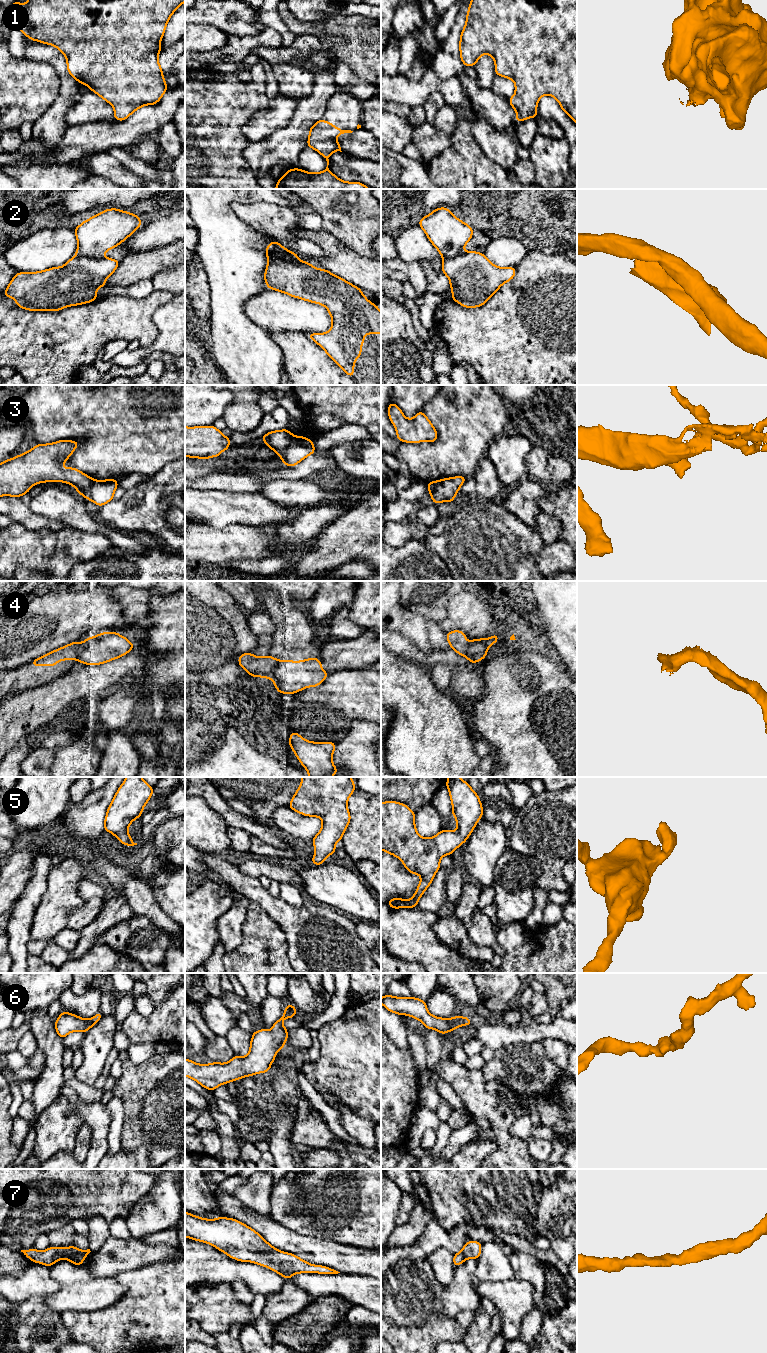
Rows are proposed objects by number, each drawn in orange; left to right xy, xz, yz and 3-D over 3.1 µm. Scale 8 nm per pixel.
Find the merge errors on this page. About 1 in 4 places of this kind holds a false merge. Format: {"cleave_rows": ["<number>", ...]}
{"cleave_rows": ["2", "3", "4"]}

